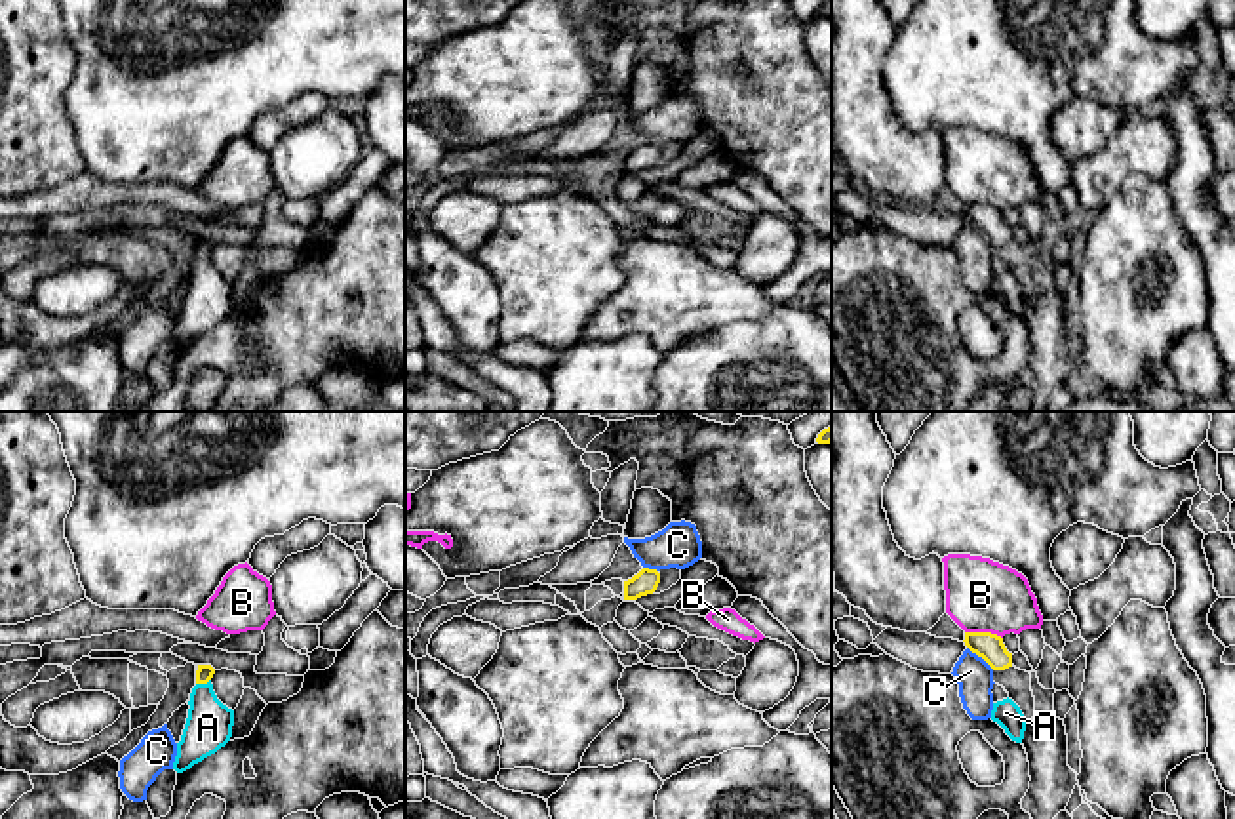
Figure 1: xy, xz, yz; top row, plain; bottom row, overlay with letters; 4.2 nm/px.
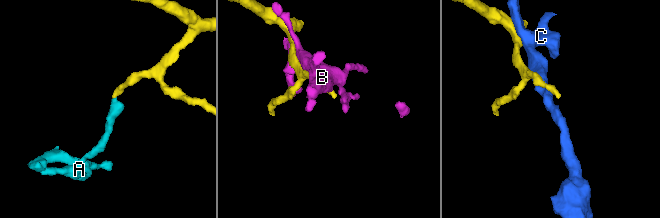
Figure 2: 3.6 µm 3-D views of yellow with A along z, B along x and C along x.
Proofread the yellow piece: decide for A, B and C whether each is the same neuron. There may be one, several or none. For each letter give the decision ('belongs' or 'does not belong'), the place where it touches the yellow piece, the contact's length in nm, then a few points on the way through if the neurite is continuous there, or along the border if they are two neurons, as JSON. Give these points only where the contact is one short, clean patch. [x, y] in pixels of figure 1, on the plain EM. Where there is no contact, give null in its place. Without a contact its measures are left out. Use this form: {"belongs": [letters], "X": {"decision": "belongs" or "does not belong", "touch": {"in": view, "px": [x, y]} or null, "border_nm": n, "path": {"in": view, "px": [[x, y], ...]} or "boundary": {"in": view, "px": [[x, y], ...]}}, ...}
{"belongs": ["A"], "A": {"decision": "belongs", "touch": {"in": "xy", "px": [202, 256]}, "border_nm": 70, "path": {"in": "xy", "px": [[204, 246], [202, 256], [208, 301]]}}, "B": {"decision": "does not belong", "touch": {"in": "yz", "px": [984, 206]}, "border_nm": 160}, "C": {"decision": "does not belong", "touch": {"in": "yz", "px": [980, 229]}, "border_nm": 160}}

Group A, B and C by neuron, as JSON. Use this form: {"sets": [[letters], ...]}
{"sets": [["A"], ["B"], ["C"]]}

